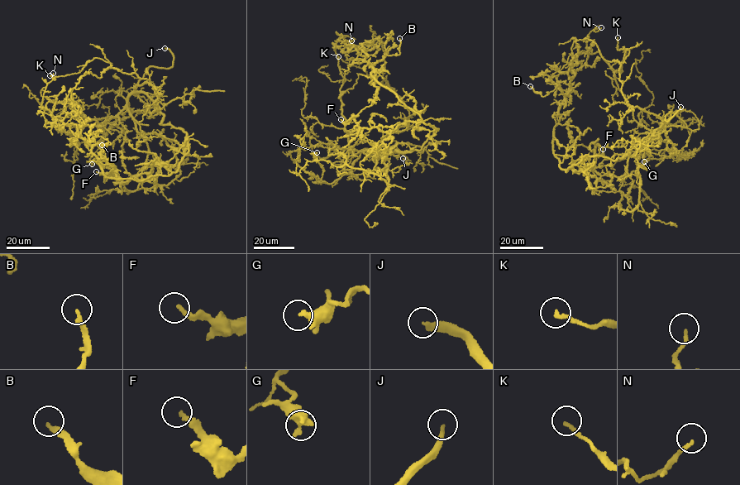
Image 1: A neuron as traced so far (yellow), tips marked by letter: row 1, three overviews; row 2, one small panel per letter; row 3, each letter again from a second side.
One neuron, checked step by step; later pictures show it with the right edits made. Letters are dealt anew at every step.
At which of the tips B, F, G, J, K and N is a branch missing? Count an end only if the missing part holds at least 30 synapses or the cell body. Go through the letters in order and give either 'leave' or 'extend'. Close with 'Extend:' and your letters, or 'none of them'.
B: leave
F: leave
G: leave
J: extend
K: leave
N: leave
Extend: J

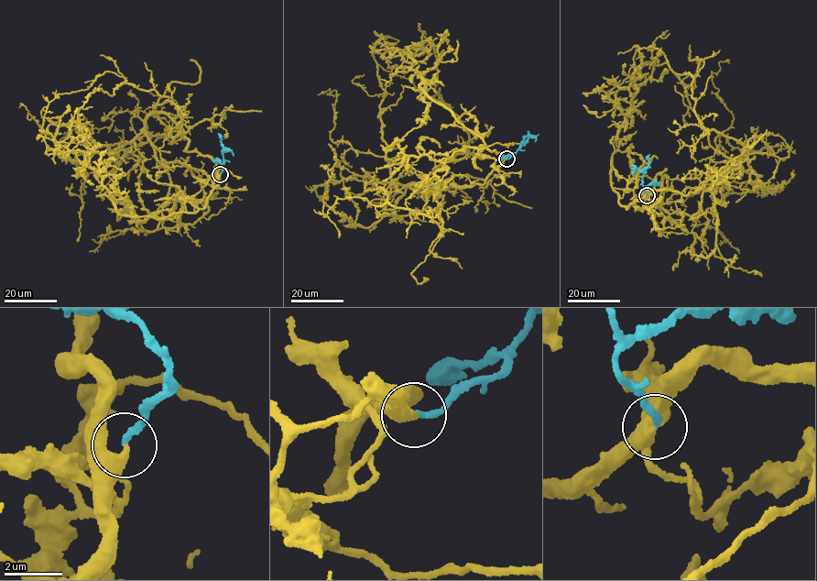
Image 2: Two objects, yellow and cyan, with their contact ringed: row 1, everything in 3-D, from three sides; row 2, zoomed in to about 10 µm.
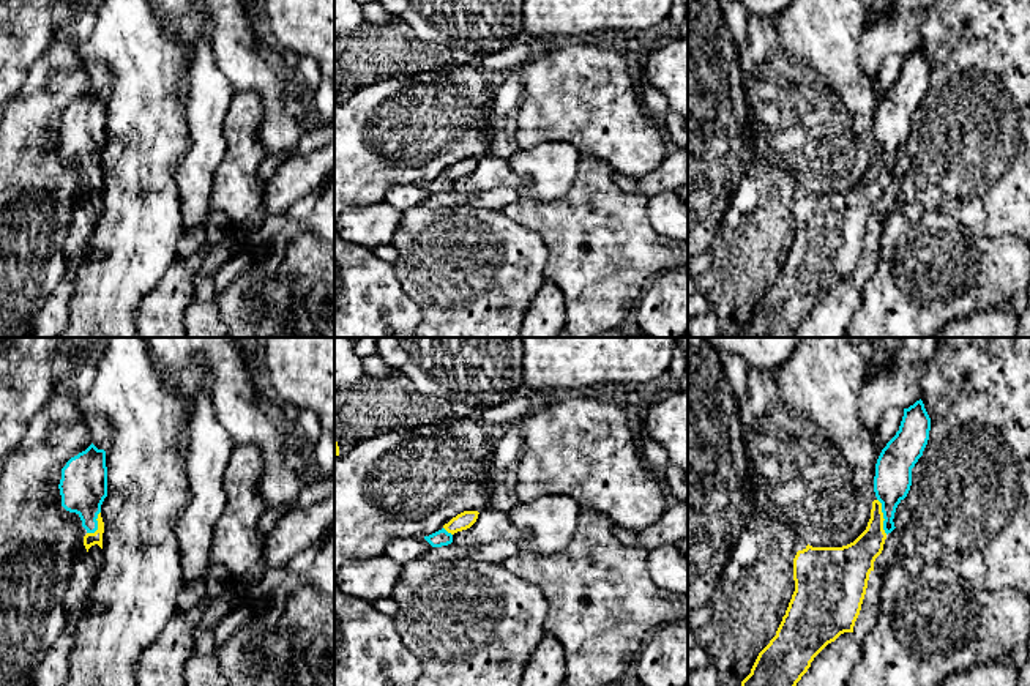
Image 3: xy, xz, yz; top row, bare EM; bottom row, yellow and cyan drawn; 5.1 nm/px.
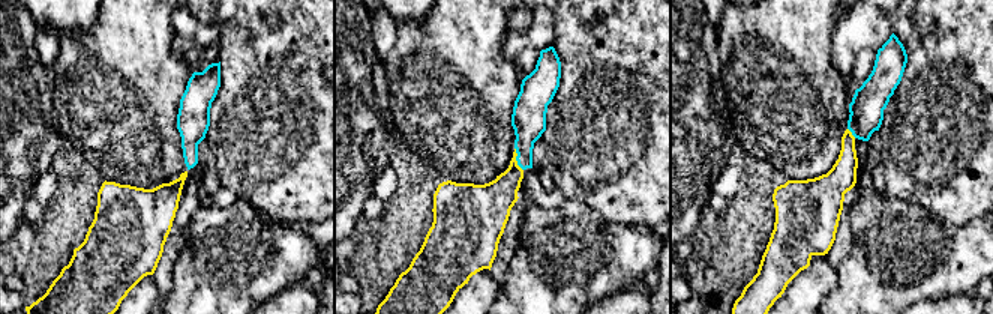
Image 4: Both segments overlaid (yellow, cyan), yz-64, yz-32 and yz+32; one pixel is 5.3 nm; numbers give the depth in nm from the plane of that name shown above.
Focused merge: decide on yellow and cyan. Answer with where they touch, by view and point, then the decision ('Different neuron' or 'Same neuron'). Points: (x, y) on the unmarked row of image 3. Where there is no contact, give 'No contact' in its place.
Touches yellow at yz (882, 163). Same neuron

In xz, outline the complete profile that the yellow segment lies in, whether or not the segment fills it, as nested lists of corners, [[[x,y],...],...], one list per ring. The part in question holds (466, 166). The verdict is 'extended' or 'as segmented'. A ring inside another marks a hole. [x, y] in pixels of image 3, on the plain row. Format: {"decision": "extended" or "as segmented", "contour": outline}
{"decision": "extended", "contour": [[[464,158],[453,164],[448,170],[443,172],[442,177],[424,183],[424,186],[432,192],[432,194],[442,194],[448,192],[453,189],[453,181],[462,177],[470,175],[476,166],[478,166],[478,158]]]}

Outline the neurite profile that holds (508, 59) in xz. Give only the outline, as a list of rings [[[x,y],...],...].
[[[524,38],[489,54],[475,54],[467,47],[457,49],[456,54],[461,63],[476,60],[483,68],[509,73],[524,65],[539,47],[539,43]]]

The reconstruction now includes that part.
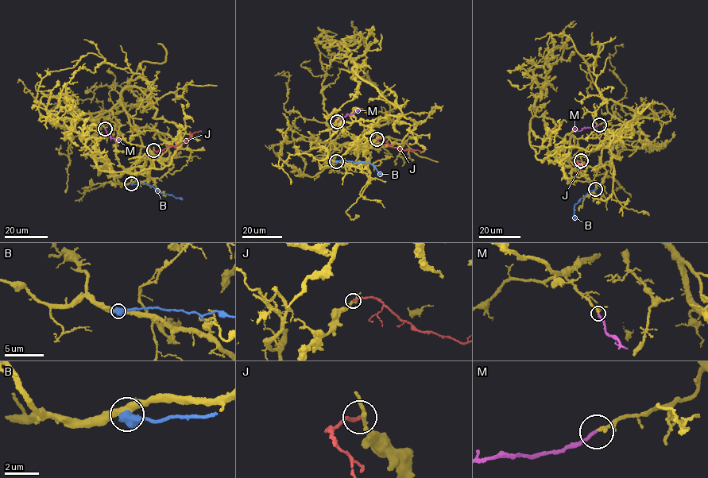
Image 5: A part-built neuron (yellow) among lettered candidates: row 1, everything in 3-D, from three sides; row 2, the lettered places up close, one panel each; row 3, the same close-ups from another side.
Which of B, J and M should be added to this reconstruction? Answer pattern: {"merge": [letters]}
{"merge": ["M"]}

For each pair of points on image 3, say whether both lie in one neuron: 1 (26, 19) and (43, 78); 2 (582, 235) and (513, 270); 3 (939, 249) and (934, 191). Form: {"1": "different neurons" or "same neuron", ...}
{"1": "different neurons", "2": "different neurons", "3": "different neurons"}

